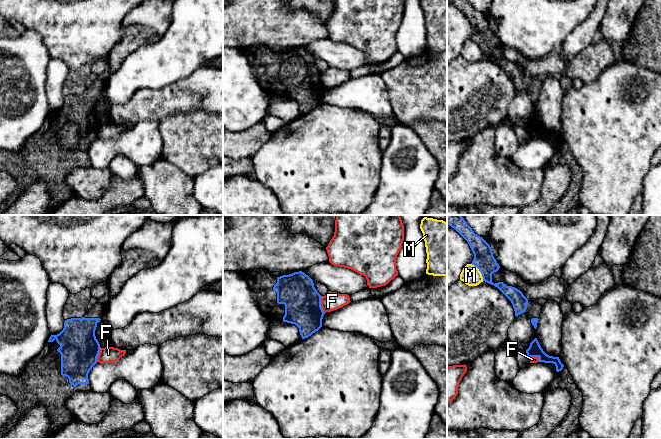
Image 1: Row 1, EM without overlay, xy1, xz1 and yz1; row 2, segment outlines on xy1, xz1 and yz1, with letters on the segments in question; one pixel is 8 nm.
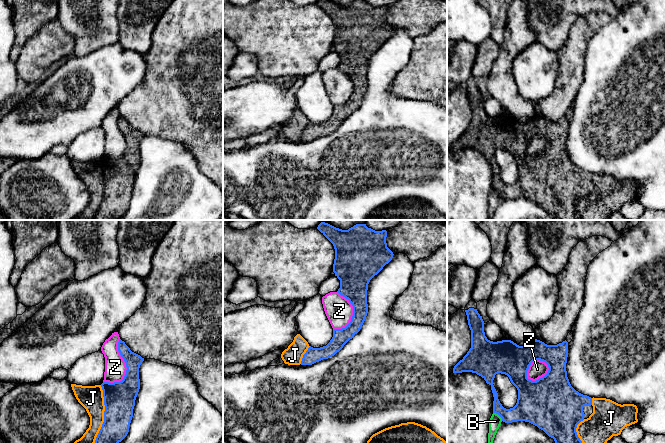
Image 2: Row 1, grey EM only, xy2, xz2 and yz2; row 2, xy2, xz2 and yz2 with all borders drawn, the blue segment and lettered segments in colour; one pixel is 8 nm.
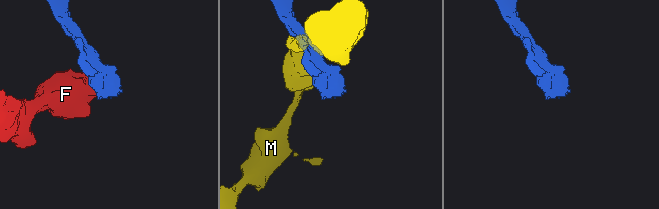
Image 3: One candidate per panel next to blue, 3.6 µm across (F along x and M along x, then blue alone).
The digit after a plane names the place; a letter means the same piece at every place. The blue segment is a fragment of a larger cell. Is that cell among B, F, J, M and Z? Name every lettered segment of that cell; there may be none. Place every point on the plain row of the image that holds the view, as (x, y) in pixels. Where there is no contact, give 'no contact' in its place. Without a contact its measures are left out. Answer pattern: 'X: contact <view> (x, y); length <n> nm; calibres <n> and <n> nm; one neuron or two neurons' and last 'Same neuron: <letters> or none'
B: contact yz2 (498, 190); length 100 nm; calibres 220 and 100 nm; two neurons
F: contact xz1 (320, 81); length 150 nm; calibres 300 and 150 nm; two neurons
J: contact xy2 (104, 190); length 480 nm; calibres 260 and 190 nm; two neurons
M: contact yz1 (479, 46); length 170 nm; calibres 160 and 160 nm; two neurons
Z: contact xy2 (127, 145); length 380 nm; calibres 260 and 180 nm; two neurons
Same neuron: none

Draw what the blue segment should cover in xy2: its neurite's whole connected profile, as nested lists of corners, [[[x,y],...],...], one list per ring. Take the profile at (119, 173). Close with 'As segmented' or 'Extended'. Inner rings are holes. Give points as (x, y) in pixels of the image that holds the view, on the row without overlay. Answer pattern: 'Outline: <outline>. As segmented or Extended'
Outline: [[[121,115],[118,127],[126,139],[126,150],[120,158],[103,158],[104,198],[94,220],[118,220],[129,208],[135,176],[140,165],[139,144],[144,134],[132,128]]]. As segmented

